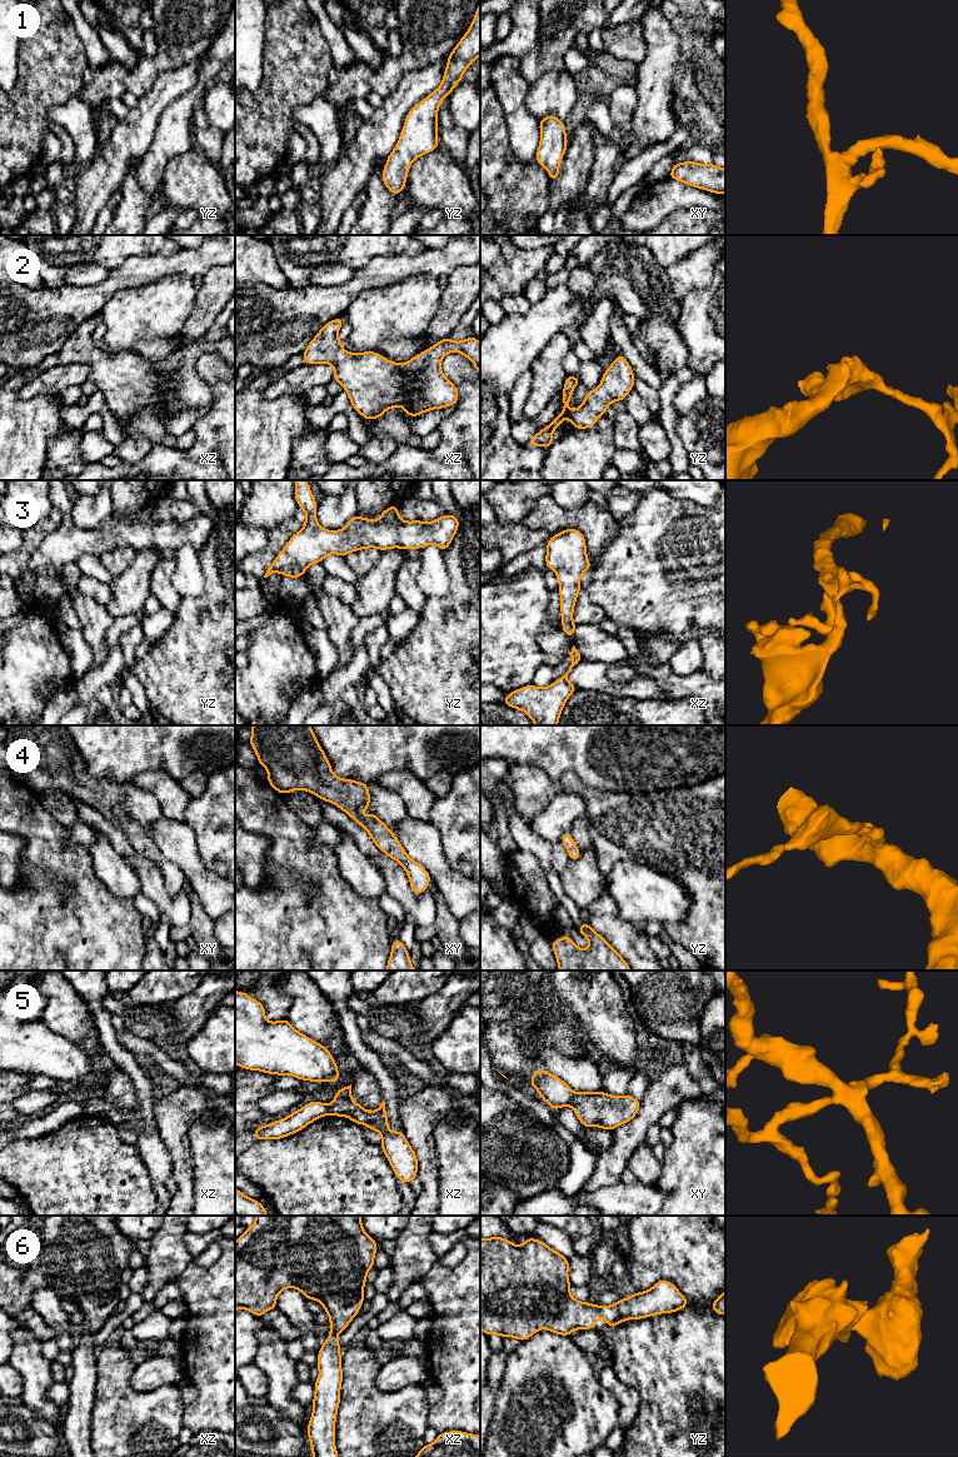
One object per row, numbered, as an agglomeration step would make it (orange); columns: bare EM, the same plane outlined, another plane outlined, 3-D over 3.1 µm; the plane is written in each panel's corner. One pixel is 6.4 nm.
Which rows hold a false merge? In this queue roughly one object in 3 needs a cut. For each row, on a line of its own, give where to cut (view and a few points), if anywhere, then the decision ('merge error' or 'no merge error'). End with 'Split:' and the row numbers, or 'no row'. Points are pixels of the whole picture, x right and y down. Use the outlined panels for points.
1: no cut | no merge error
2: no cut | no merge error
3: no cut | no merge error
4: no cut | no merge error
5: xy (575, 1093), (568, 1104) | merge error
6: no cut | no merge error
Split: 5

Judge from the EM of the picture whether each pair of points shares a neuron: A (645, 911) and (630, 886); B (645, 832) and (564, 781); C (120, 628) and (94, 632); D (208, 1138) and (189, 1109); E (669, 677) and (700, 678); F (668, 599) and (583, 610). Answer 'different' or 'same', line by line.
A: same
B: same
C: different
D: different
E: same
F: different

